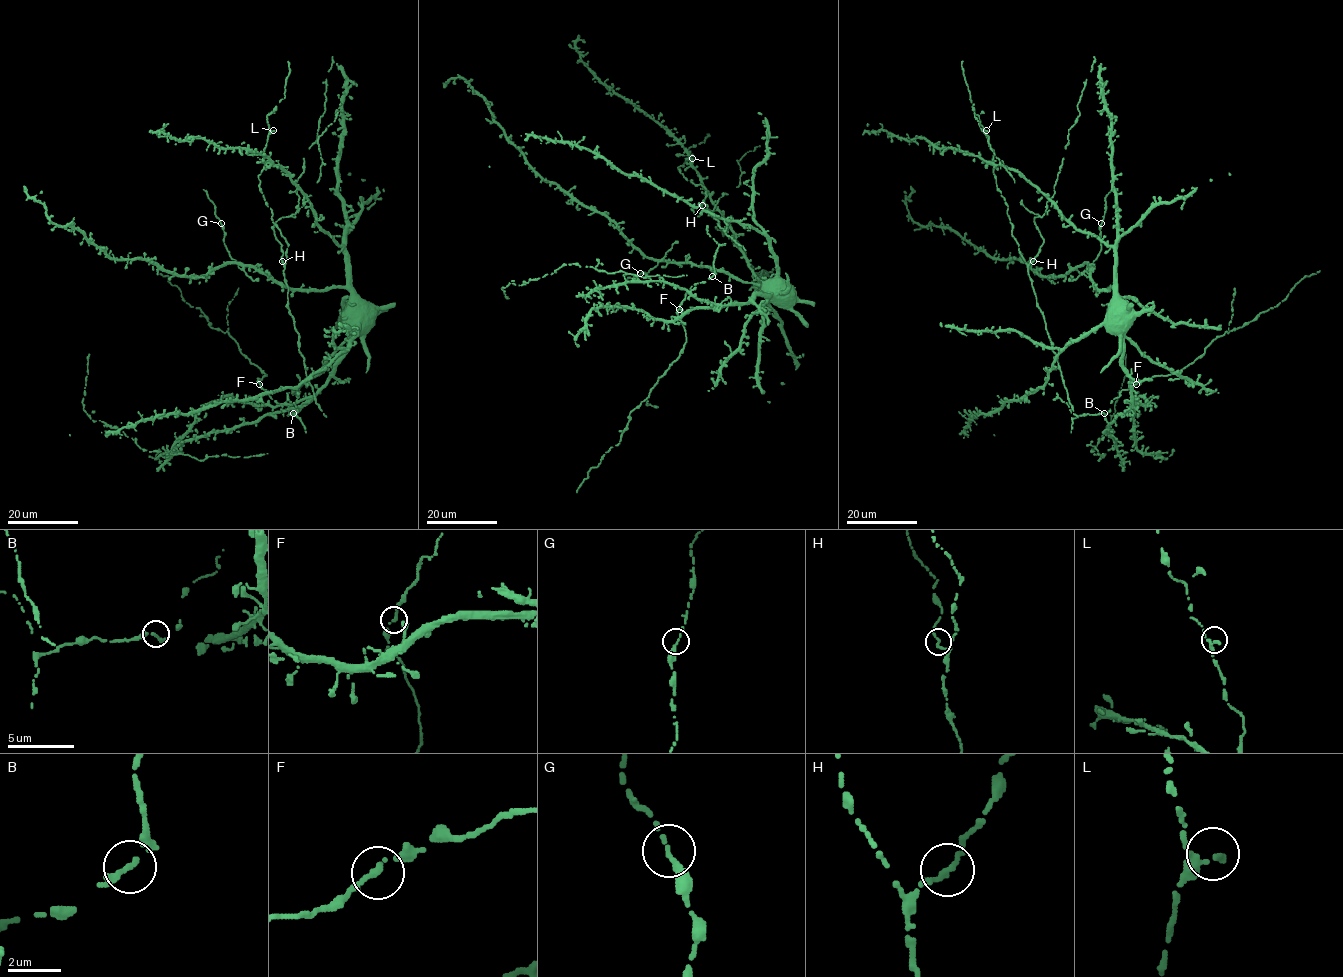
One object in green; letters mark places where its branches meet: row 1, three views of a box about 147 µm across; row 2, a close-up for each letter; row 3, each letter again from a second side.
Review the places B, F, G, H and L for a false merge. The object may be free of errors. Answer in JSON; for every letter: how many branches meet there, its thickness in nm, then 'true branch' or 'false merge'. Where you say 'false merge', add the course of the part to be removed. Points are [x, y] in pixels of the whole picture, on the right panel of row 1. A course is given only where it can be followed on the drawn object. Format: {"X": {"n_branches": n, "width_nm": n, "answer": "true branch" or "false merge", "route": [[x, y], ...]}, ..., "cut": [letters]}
{"B": {"n_branches": 2, "width_nm": 190, "answer": "true branch"}, "F": {"n_branches": 2, "width_nm": 200, "answer": "true branch"}, "G": {"n_branches": 2, "width_nm": 200, "answer": "true branch"}, "H": {"n_branches": 2, "width_nm": 220, "answer": "true branch"}, "L": {"n_branches": 2, "width_nm": 200, "answer": "true branch"}, "cut": []}

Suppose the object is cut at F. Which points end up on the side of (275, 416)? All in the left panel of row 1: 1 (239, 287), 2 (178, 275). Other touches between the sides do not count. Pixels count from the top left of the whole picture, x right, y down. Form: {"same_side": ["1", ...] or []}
{"same_side": ["2"]}

